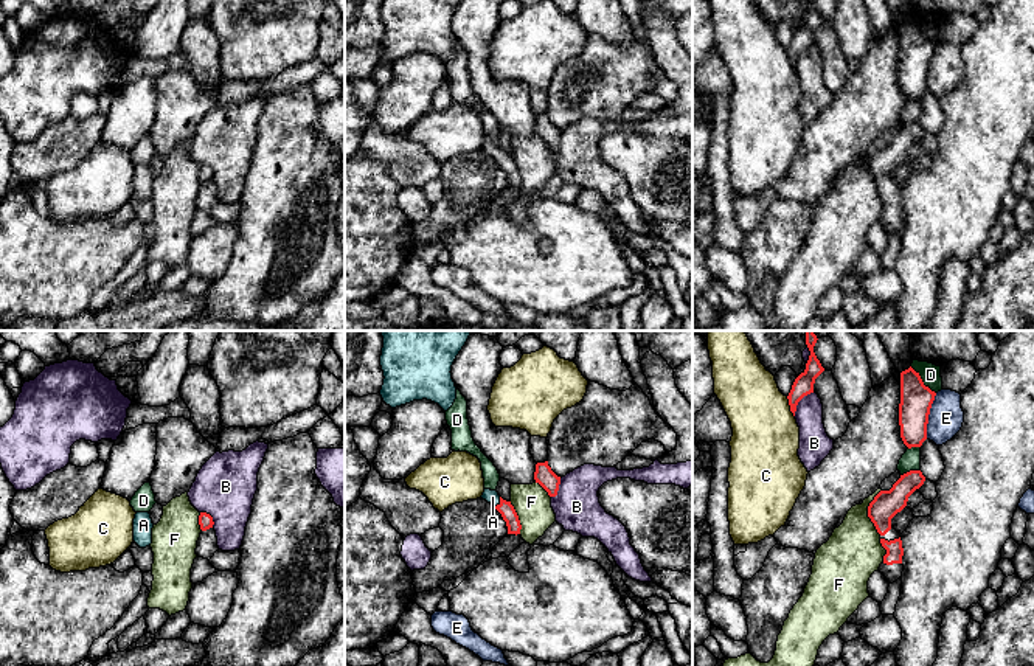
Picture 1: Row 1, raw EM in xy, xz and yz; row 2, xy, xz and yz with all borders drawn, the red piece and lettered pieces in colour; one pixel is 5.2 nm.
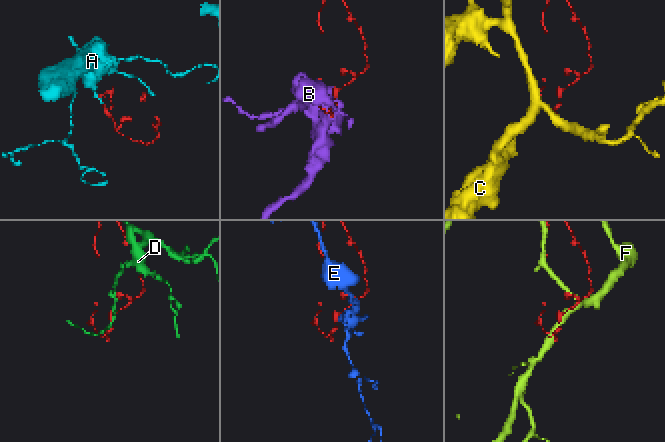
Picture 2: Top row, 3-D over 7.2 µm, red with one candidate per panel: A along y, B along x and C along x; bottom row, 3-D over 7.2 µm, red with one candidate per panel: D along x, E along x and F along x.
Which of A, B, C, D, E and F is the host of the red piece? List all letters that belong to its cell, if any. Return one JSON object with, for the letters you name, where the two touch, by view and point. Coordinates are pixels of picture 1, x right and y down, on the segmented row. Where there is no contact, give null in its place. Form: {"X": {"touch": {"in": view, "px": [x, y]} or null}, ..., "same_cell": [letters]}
{"A": {"touch": {"in": "xz", "px": [500, 502]}}, "same_cell": ["A"]}

